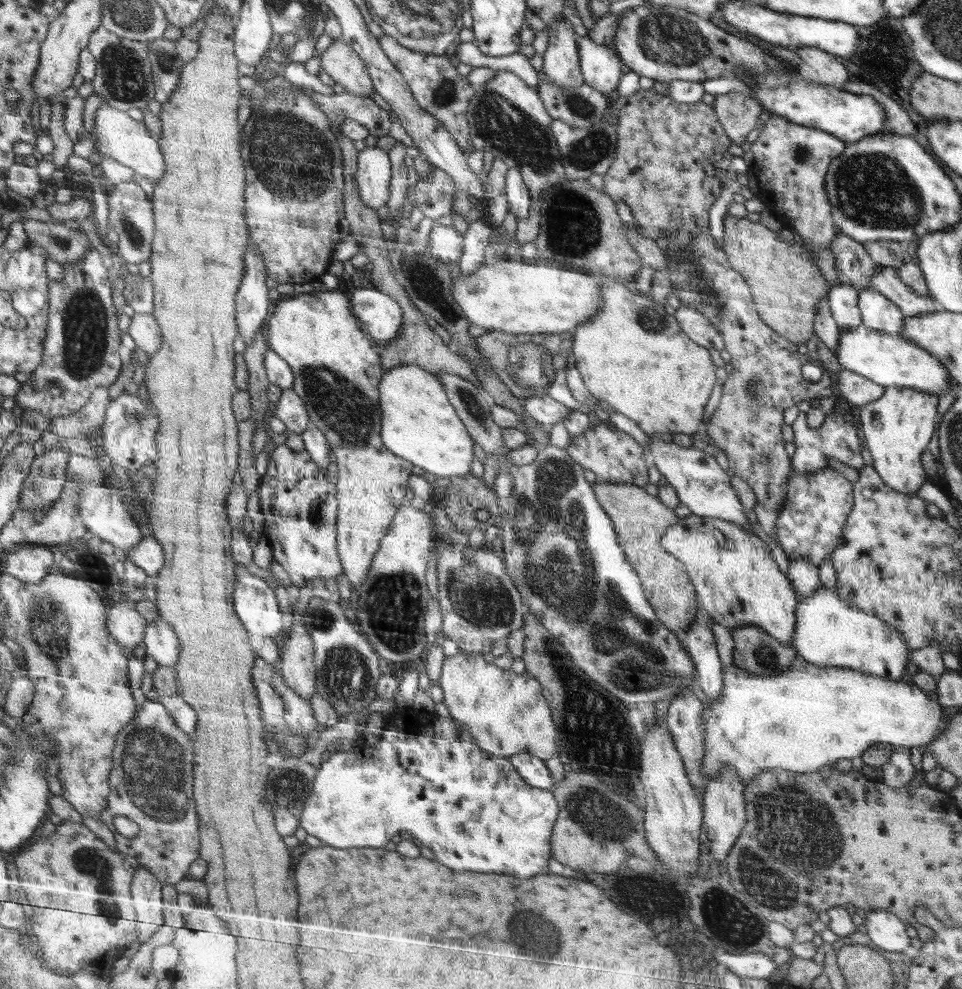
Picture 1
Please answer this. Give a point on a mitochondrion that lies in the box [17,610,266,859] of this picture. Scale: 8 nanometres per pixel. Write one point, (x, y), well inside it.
(154, 766)

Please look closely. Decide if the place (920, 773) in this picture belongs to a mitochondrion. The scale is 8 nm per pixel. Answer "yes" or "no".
no

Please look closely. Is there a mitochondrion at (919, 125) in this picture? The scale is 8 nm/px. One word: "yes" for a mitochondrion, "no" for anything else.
no

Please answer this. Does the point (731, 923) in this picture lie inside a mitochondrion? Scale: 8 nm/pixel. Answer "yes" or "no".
yes

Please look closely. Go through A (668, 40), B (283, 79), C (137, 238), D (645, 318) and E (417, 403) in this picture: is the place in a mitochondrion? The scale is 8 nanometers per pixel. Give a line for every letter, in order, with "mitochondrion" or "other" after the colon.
A: mitochondrion
B: other
C: mitochondrion
D: mitochondrion
E: other

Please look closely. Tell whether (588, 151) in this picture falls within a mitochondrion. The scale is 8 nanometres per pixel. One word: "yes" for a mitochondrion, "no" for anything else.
yes

